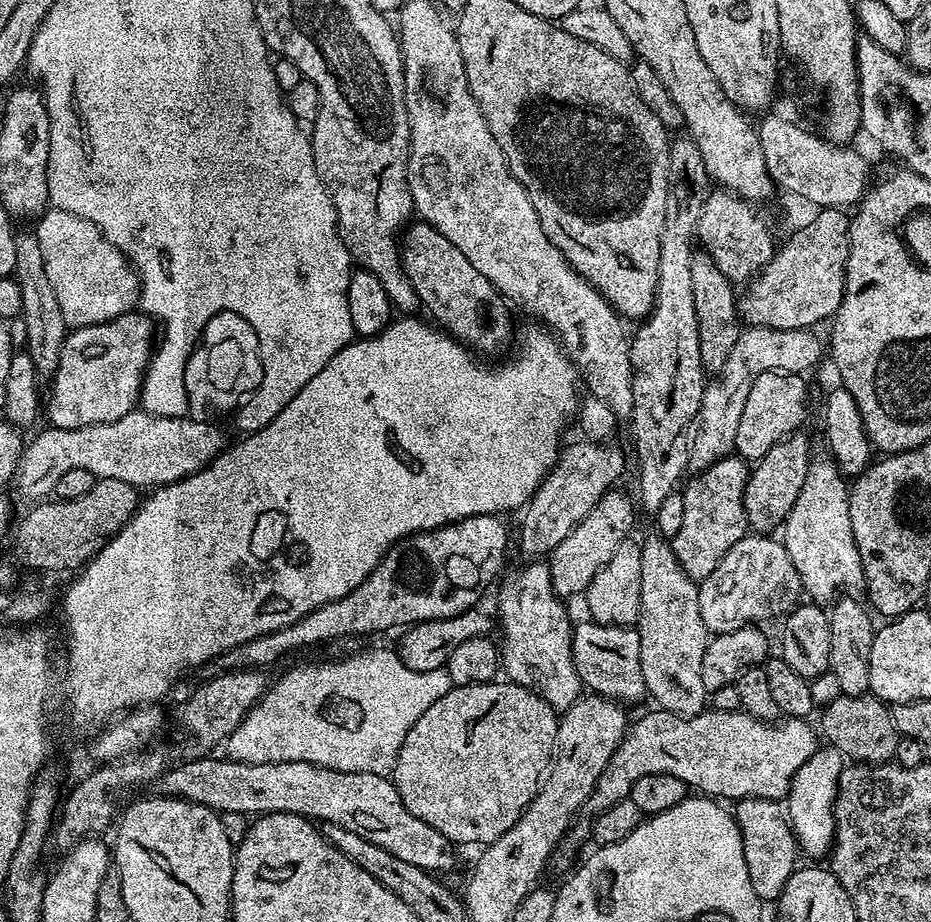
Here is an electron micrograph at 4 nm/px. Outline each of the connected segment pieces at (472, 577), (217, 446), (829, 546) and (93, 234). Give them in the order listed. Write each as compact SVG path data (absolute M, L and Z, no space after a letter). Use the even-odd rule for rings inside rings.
M471 516L459 520L456 524L447 524L445 528L436 528L432 532L416 532L407 536L388 549L378 566L374 566L365 580L346 598L338 598L310 614L306 614L298 622L278 630L274 634L266 634L262 638L254 638L241 648L225 652L222 657L223 667L228 670L239 670L245 666L257 670L267 669L267 664L299 648L308 648L311 644L324 644L327 640L340 640L343 636L368 636L371 632L388 632L391 628L403 629L405 626L420 624L424 620L441 620L454 614L462 614L468 609L477 607L481 602L480 595L492 584L492 579L500 572L500 563L504 560L504 551L508 548L508 528L500 516Z
M133 410L118 422L81 428L45 427L45 432L25 443L14 488L29 496L29 501L40 502L53 495L58 478L70 470L90 470L102 480L118 478L118 482L132 484L138 490L163 488L202 470L226 447L226 439L218 429L188 419Z
M818 455L811 461L806 474L805 486L789 516L782 525L782 543L786 554L790 554L790 562L794 562L794 570L798 570L798 578L803 595L811 603L828 606L841 594L851 593L852 588L864 588L864 571L862 558L858 554L858 546L854 542L854 530L850 526L850 506L848 505L849 481L836 466L836 461L827 455Z
M49 207L35 224L38 246L42 246L42 258L46 261L46 274L50 277L50 286L54 286L58 306L62 306L62 318L69 329L110 322L123 312L131 312L137 307L140 299L140 279L136 277L135 268L104 237L102 230L94 226L94 222L78 218L78 214L70 214L61 208Z

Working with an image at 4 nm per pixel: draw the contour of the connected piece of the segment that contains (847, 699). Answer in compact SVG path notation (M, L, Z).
M871 694L845 696L823 705L823 714L818 723L821 735L841 756L858 764L887 764L896 755L901 735L892 721L892 710L884 701Z

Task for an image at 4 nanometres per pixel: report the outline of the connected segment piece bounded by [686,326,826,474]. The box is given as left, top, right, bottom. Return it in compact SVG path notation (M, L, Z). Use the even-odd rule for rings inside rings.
M745 327L741 331L738 342L734 342L734 350L730 358L726 358L726 366L709 379L704 385L702 394L702 406L698 406L698 414L692 420L692 427L688 430L688 472L695 474L706 470L714 462L733 455L736 451L736 439L738 438L738 425L742 419L742 410L746 406L746 398L750 394L750 386L754 386L754 378L758 374L767 372L795 372L797 374L808 374L808 371L820 360L820 355L825 355L826 348L820 345L817 333L812 330L799 328L798 330L774 330L773 328Z

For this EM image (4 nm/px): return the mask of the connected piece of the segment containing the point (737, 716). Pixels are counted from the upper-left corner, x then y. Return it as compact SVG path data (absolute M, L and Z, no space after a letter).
M705 710L690 717L651 711L624 733L624 741L614 750L610 762L606 762L606 770L602 770L588 799L587 811L599 814L614 806L614 802L629 799L634 782L646 774L674 774L689 789L724 802L746 798L783 801L794 774L798 774L802 762L809 760L818 747L817 729L812 729L804 718L765 722L743 710Z

